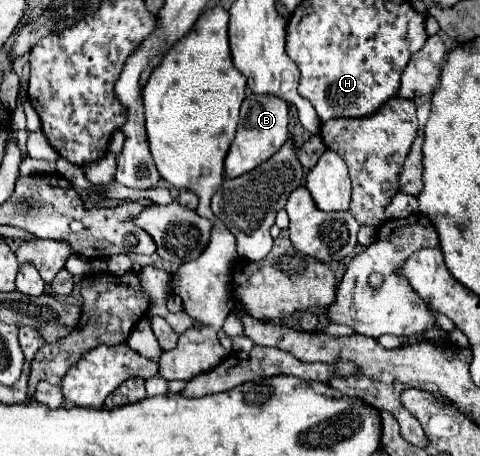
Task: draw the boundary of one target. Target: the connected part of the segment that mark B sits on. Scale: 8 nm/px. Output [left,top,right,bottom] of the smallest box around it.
[224,94,288,178]

